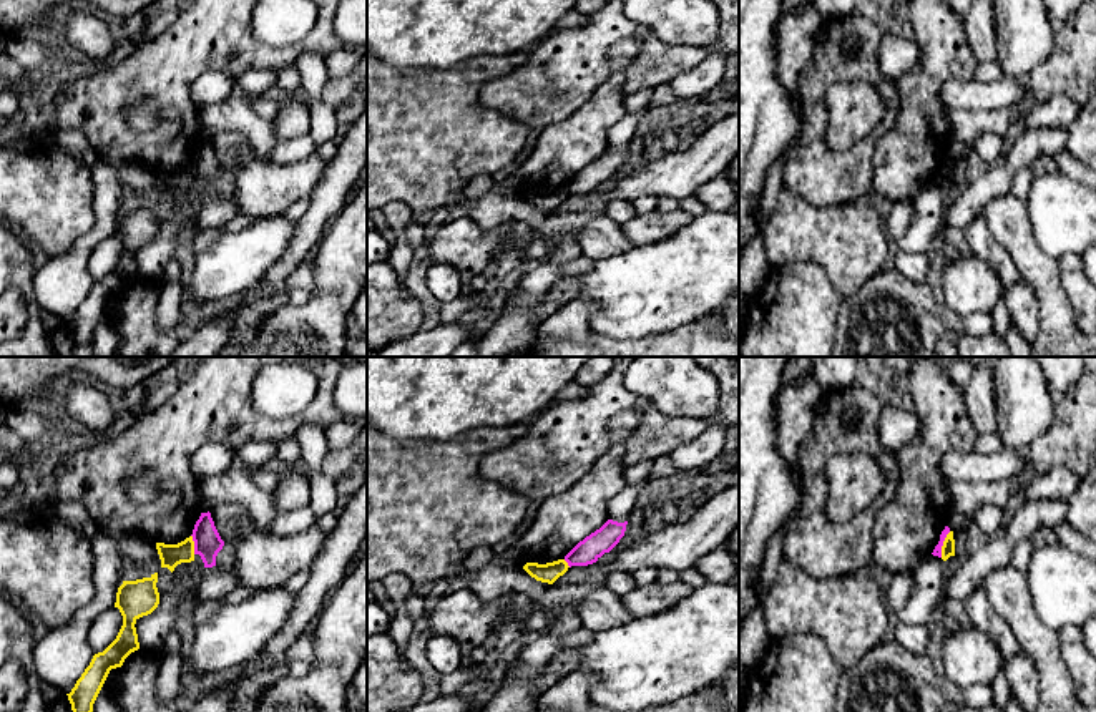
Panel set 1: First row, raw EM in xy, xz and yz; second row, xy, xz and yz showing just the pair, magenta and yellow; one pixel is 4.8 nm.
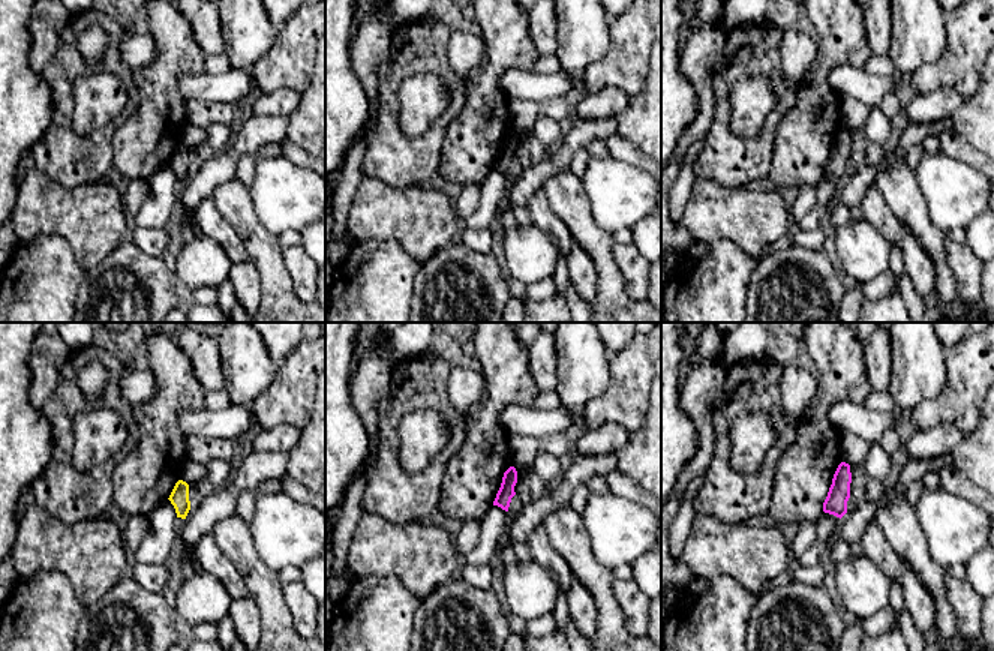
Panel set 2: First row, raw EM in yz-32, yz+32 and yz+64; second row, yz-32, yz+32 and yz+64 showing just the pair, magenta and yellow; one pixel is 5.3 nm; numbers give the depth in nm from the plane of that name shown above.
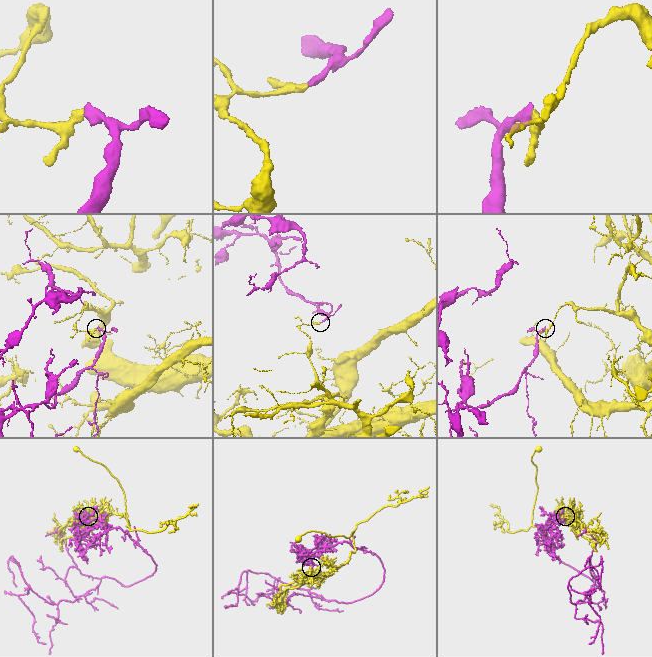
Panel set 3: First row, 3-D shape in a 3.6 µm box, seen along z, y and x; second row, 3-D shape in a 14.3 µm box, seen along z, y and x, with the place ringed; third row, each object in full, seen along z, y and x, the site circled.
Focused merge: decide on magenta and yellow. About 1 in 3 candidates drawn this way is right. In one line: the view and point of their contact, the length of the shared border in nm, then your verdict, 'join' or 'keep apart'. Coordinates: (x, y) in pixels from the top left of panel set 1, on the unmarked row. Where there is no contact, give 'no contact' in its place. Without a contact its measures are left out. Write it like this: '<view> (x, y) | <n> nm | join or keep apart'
yz (942, 173) | 140 nm | keep apart

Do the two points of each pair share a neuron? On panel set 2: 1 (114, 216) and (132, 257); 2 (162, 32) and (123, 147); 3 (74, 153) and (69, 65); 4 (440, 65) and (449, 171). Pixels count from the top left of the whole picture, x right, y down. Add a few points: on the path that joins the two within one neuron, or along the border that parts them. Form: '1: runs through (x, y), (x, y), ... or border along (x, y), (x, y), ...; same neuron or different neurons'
1: border along (122, 240), (95, 264); different neurons
2: runs through (164, 60), (159, 111), (152, 119); same neuron
3: runs through (63, 131), (63, 87); same neuron
4: border along (447, 125), (440, 164); different neurons

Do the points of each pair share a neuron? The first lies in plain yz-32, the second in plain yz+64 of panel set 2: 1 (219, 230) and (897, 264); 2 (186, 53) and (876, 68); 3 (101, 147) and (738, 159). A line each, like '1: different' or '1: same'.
1: different
2: different
3: same

